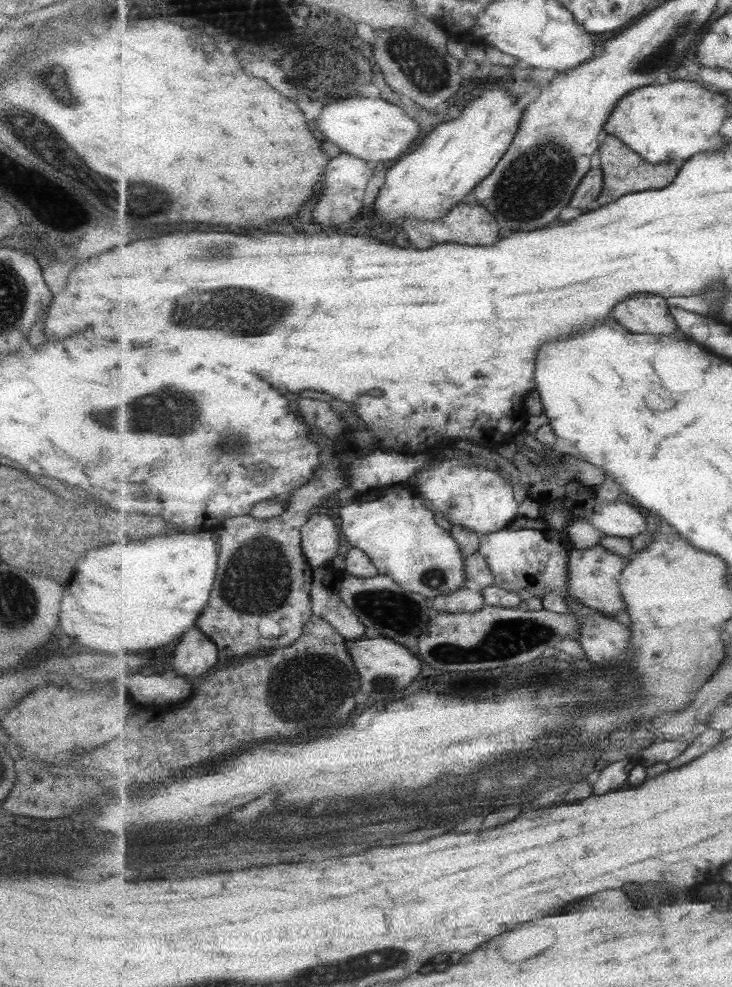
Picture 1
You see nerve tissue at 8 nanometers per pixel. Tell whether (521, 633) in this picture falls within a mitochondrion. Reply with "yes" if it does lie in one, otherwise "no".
yes

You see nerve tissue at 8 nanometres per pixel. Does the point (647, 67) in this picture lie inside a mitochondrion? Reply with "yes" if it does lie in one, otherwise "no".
yes

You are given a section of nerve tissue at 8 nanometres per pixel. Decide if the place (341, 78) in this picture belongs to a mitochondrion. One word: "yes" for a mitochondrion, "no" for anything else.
yes

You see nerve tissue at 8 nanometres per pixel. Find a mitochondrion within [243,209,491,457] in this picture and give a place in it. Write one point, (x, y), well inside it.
(352, 307)

